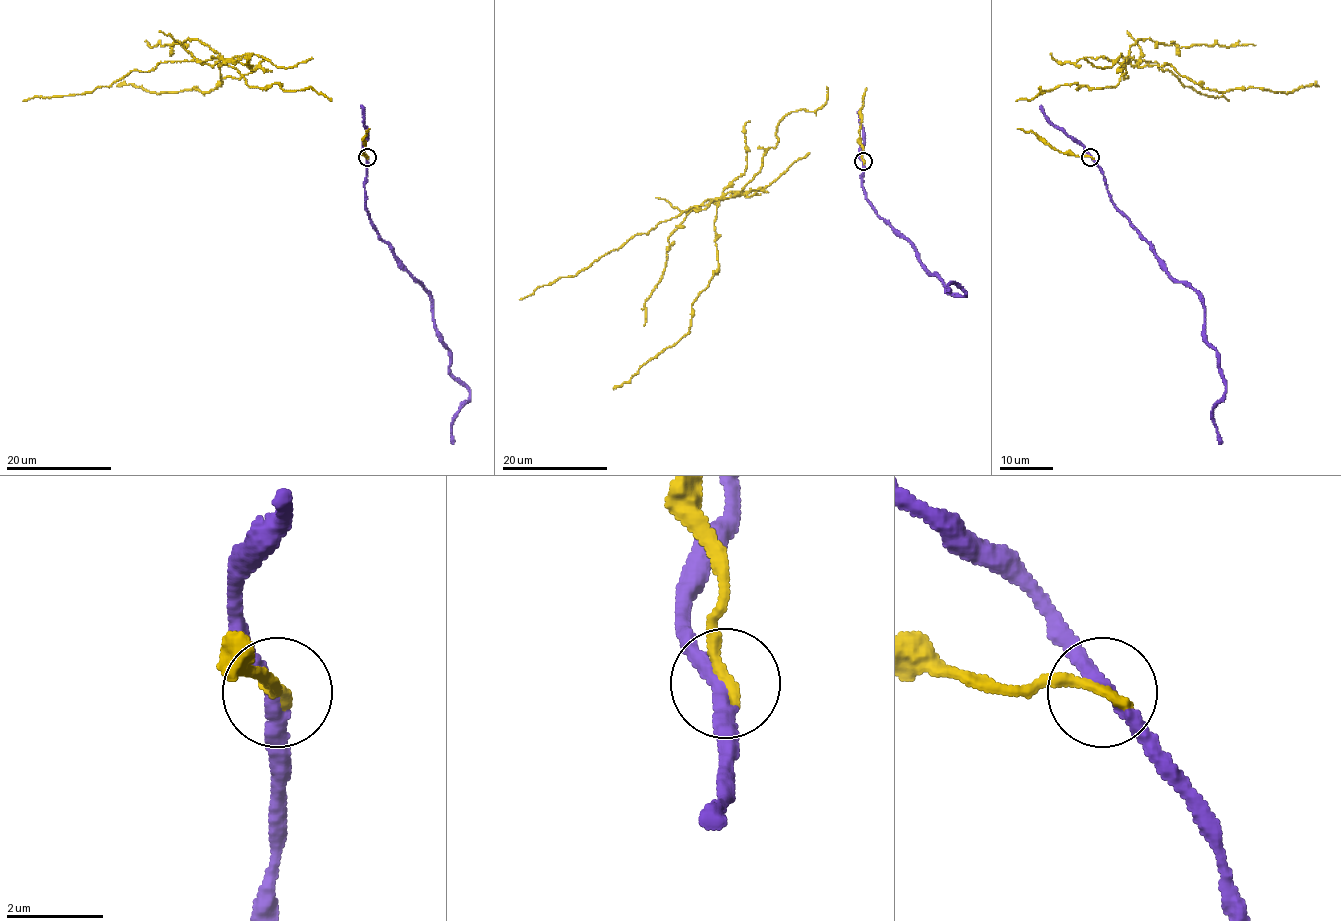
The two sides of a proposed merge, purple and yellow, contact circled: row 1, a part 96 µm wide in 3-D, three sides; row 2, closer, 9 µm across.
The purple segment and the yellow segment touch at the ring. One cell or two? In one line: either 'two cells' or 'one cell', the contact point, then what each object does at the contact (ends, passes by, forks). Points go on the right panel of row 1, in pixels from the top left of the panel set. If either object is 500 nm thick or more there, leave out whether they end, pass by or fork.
two cells | (1090, 157) | purple passes by | yellow ends

